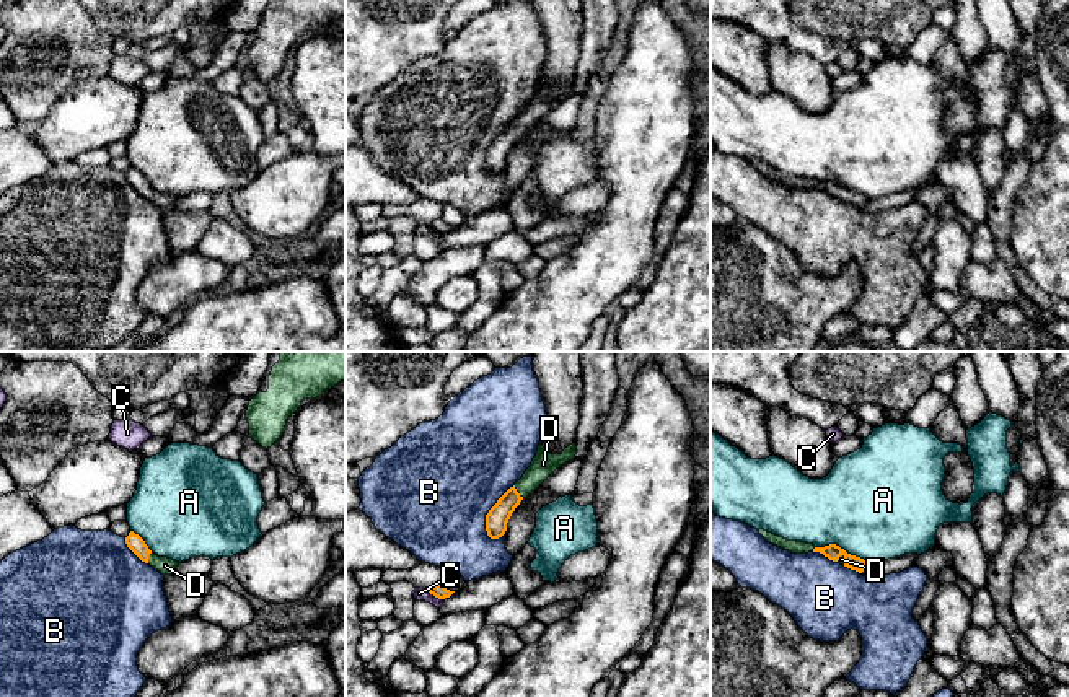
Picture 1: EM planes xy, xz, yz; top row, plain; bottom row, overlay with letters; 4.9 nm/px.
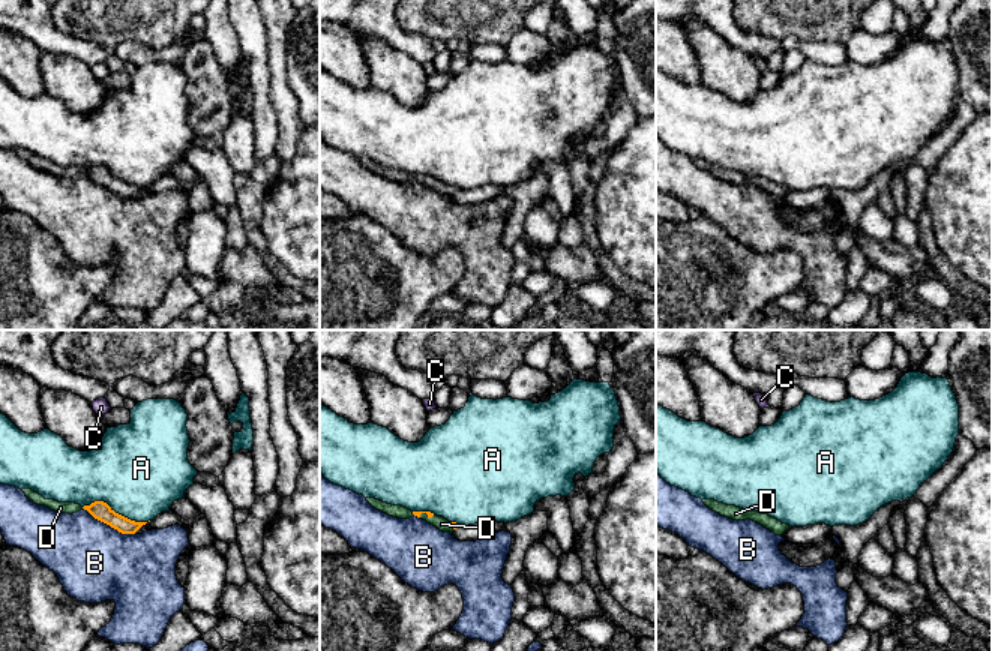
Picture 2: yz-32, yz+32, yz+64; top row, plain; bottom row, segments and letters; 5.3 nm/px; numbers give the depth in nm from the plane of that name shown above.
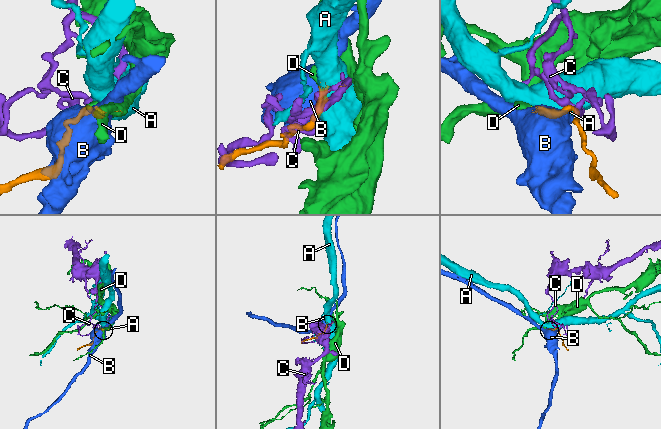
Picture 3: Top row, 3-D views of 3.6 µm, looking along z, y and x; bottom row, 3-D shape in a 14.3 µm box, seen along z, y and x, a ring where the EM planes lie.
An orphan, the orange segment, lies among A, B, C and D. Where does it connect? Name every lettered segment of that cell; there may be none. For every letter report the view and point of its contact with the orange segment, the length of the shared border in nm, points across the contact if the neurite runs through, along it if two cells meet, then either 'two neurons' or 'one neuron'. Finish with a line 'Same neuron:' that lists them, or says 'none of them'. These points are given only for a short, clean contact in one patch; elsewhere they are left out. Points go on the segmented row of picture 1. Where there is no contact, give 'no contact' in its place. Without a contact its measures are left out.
A: meets orange in yz at (843, 549); contact 300 nm long; two neurons
B: meets orange in xz at (489, 512); contact 300 nm long; two neurons
C: meets orange in xz at (434, 595); contact 100 nm long; border along xz (426, 590), (442, 600); two neurons
D: meets orange in xz at (517, 492); contact 80 nm long; one neuron
Same neuron: D

